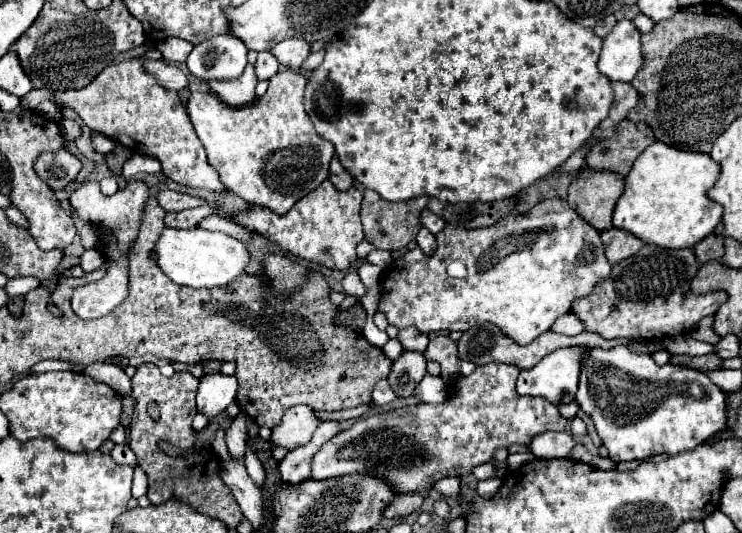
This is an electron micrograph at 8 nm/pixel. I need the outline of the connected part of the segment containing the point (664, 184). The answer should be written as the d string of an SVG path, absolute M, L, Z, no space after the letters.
M656 141L638 155L630 173L624 177L624 193L616 203L612 223L616 229L624 229L644 243L668 249L694 247L722 219L722 207L706 195L718 175L720 165L710 155L680 151Z

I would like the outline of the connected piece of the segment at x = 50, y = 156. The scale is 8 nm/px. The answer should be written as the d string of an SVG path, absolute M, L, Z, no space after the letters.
M60 149L54 153L48 151L48 153L36 157L36 173L54 191L66 189L76 179L80 167L82 167L82 163L66 149Z

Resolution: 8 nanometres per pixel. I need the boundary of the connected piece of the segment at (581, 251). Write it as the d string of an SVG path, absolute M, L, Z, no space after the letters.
M560 199L538 203L526 215L508 215L492 227L462 229L446 225L438 233L438 249L434 255L408 253L393 262L380 283L378 313L384 313L388 325L398 329L416 327L422 333L432 331L468 331L482 323L494 323L518 345L532 343L550 329L552 321L570 311L574 299L590 295L594 285L608 277L610 263L604 257L600 231L590 227L576 211Z

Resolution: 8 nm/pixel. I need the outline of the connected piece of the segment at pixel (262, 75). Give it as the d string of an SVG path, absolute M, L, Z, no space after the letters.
M268 51L258 53L258 61L256 61L254 67L256 67L256 77L258 77L258 81L266 81L266 79L270 79L270 77L276 75L278 69L280 69L276 57L274 57L272 53L268 53Z

